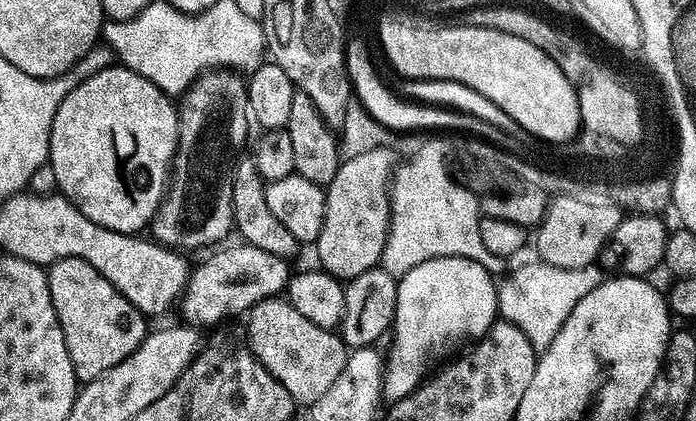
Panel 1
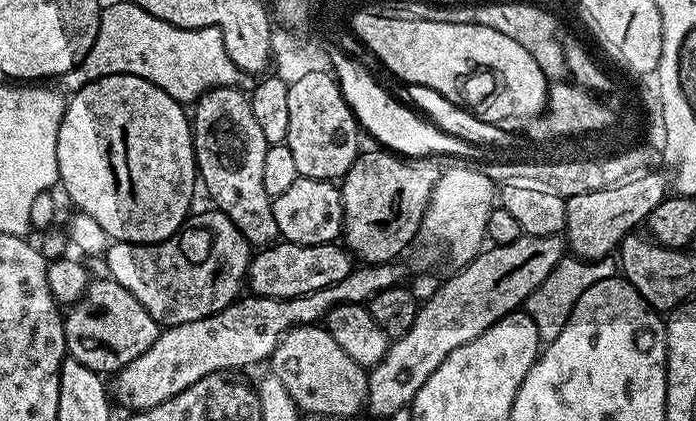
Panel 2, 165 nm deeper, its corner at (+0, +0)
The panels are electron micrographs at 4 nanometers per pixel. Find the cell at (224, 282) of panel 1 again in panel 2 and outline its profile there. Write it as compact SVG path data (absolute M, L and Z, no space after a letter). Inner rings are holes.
M276 242L253 255L252 263L248 265L246 284L257 296L273 296L285 300L305 296L331 284L342 282L342 278L346 278L353 267L354 260L347 247L336 242L330 244Z

